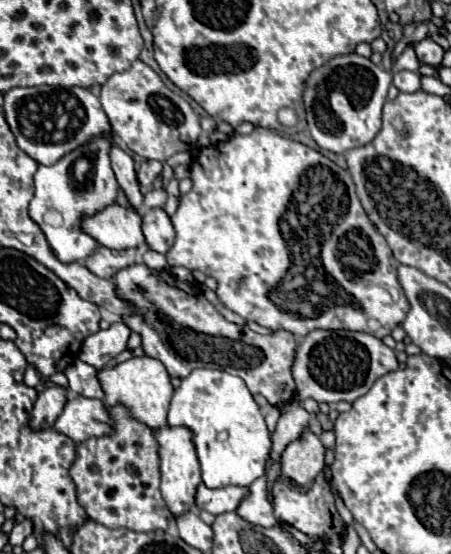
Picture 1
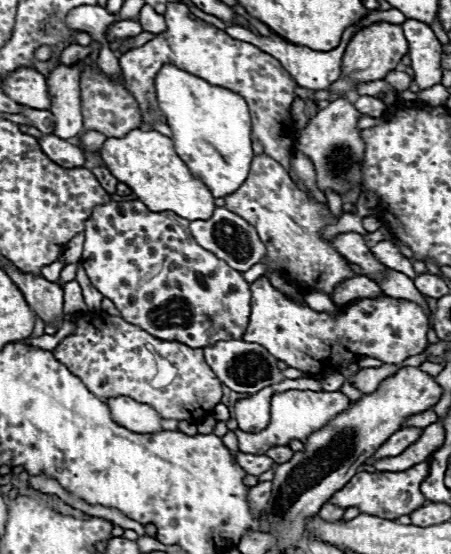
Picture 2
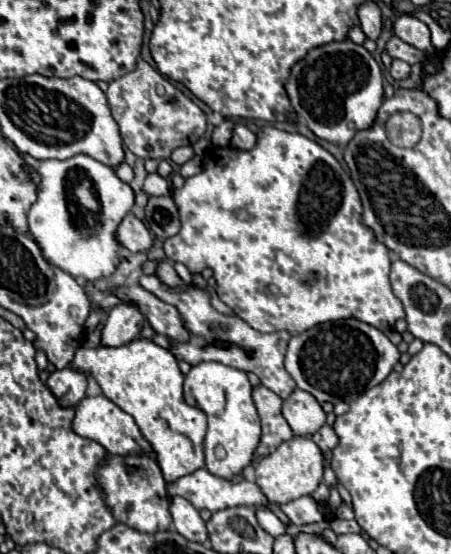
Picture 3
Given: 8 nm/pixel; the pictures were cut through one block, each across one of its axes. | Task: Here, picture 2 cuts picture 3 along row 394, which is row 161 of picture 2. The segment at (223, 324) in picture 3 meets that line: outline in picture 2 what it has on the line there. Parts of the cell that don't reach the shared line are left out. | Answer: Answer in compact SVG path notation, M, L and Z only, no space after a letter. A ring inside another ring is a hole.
M168 2L164 18L168 24L166 32L156 34L154 40L146 42L140 48L132 48L120 56L124 84L142 108L142 128L150 128L154 120L164 122L164 116L158 110L154 96L154 76L164 64L176 64L178 68L196 74L214 86L222 86L244 96L252 114L252 140L260 140L264 144L264 154L272 156L286 170L290 170L290 154L294 150L296 140L290 104L296 96L296 82L288 76L288 72L272 56L258 50L254 44L234 40L214 26L208 26L200 20L192 20L190 10L184 4Z

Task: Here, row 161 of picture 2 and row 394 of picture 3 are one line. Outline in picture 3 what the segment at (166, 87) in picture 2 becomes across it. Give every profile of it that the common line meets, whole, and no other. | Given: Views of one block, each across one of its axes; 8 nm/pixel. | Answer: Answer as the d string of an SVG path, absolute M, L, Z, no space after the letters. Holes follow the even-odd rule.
M218 362L196 364L184 378L184 402L194 408L200 408L208 418L208 432L204 438L204 456L206 456L206 470L208 472L212 472L218 478L230 480L254 464L254 454L260 444L260 418L258 418L256 406L252 402L252 386L248 382L248 376L242 370L236 370L232 366L224 366ZM216 446L222 446L226 450L224 458L218 458L214 454Z

